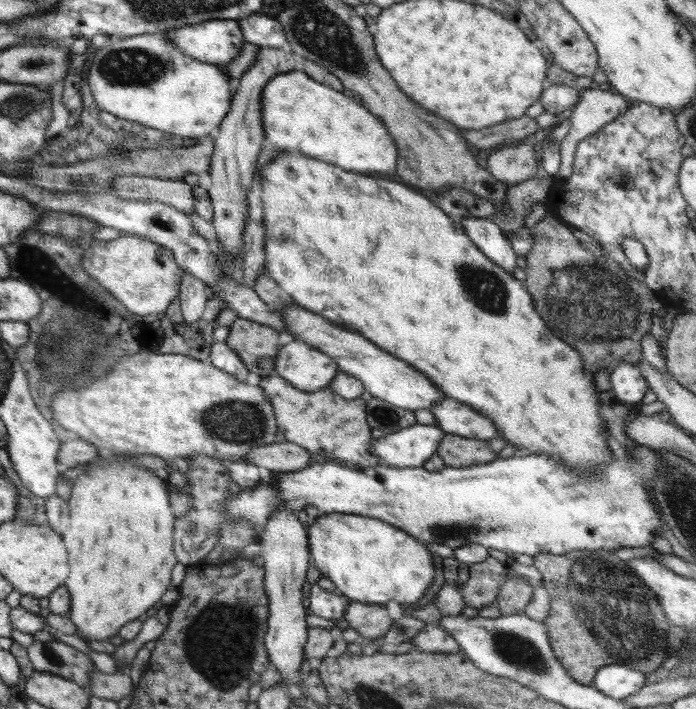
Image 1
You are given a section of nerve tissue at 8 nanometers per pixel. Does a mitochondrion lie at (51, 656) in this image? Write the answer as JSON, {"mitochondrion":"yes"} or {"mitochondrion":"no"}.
{"mitochondrion":"yes"}

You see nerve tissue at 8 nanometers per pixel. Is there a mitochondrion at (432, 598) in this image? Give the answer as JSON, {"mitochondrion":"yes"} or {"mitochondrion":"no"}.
{"mitochondrion":"no"}

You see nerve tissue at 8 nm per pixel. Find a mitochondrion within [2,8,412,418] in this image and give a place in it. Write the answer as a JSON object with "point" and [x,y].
{"point":[127,66]}

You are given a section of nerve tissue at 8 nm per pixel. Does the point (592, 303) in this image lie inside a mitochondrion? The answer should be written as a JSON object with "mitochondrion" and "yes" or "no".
{"mitochondrion":"yes"}

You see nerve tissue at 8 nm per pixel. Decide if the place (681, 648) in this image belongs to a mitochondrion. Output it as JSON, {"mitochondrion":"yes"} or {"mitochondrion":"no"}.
{"mitochondrion":"yes"}

